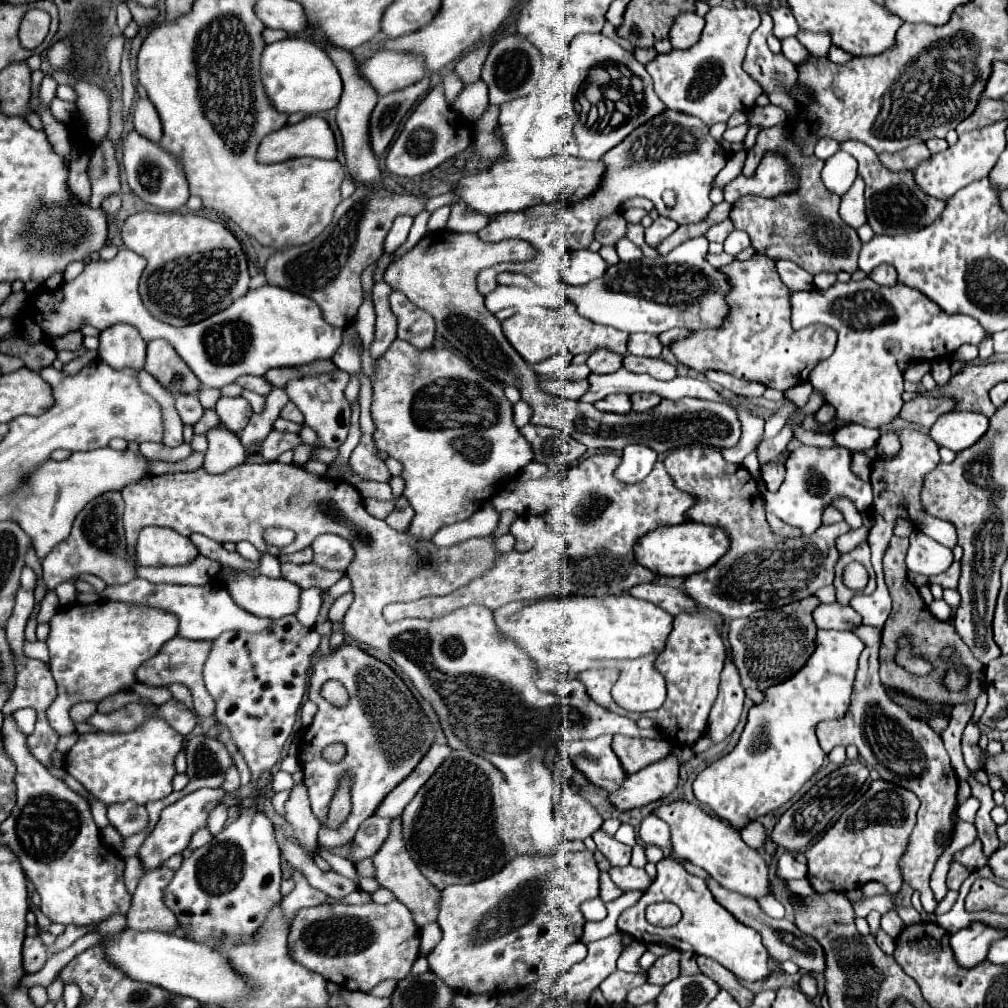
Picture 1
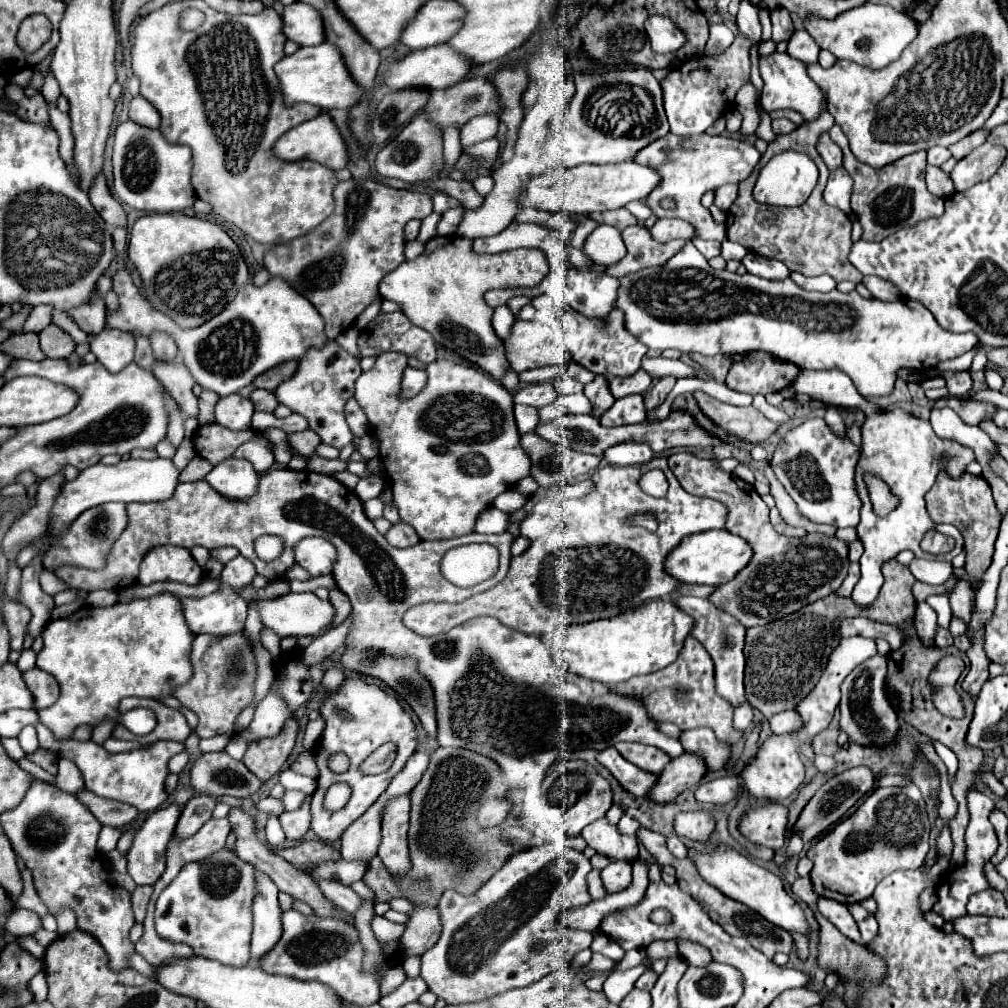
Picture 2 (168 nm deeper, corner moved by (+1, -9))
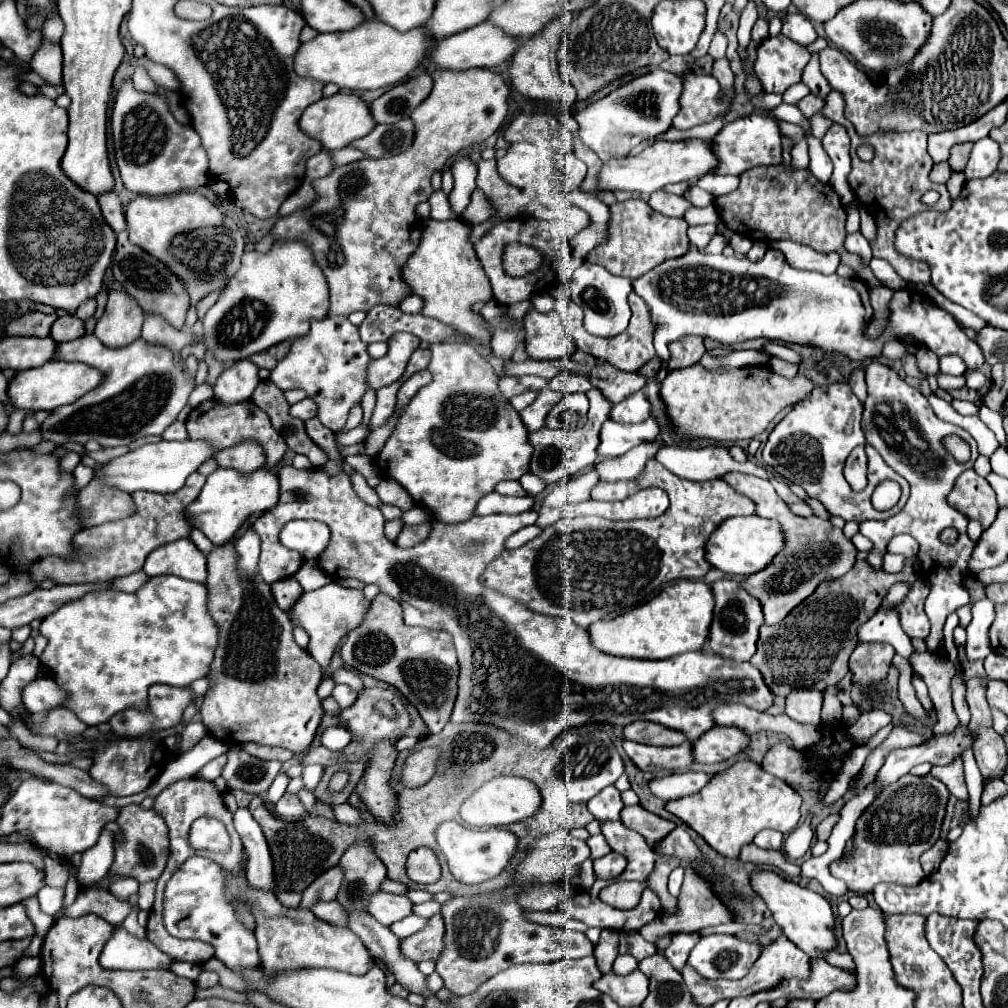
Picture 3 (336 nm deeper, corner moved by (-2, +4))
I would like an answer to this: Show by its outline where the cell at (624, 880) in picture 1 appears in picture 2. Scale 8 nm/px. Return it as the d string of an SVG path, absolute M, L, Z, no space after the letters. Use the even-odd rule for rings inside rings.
M611 861L601 871L601 881L603 881L607 893L617 893L617 891L627 889L631 885L631 863Z

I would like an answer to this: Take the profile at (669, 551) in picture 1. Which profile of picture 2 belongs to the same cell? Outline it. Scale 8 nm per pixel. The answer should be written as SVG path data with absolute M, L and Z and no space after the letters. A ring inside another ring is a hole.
M717 529L683 539L683 543L669 553L665 569L683 583L701 583L717 587L733 579L741 569L749 565L751 559L753 559L753 549L749 543L745 543L743 537L733 535L727 529Z

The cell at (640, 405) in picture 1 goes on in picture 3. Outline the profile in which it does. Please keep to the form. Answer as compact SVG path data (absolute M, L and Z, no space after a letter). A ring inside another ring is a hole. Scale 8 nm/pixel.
M680 338L672 342L670 346L670 360L668 360L668 372L676 368L688 368L696 364L704 352L702 338Z

